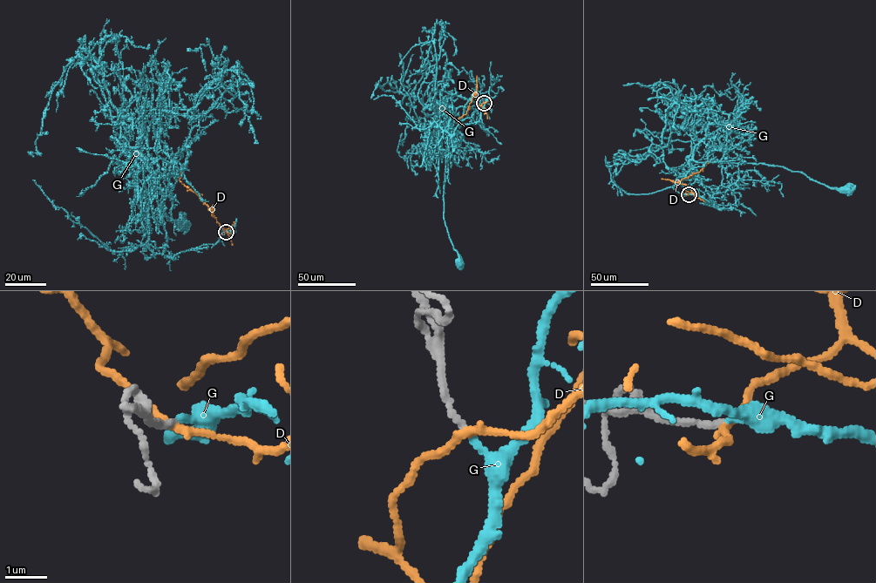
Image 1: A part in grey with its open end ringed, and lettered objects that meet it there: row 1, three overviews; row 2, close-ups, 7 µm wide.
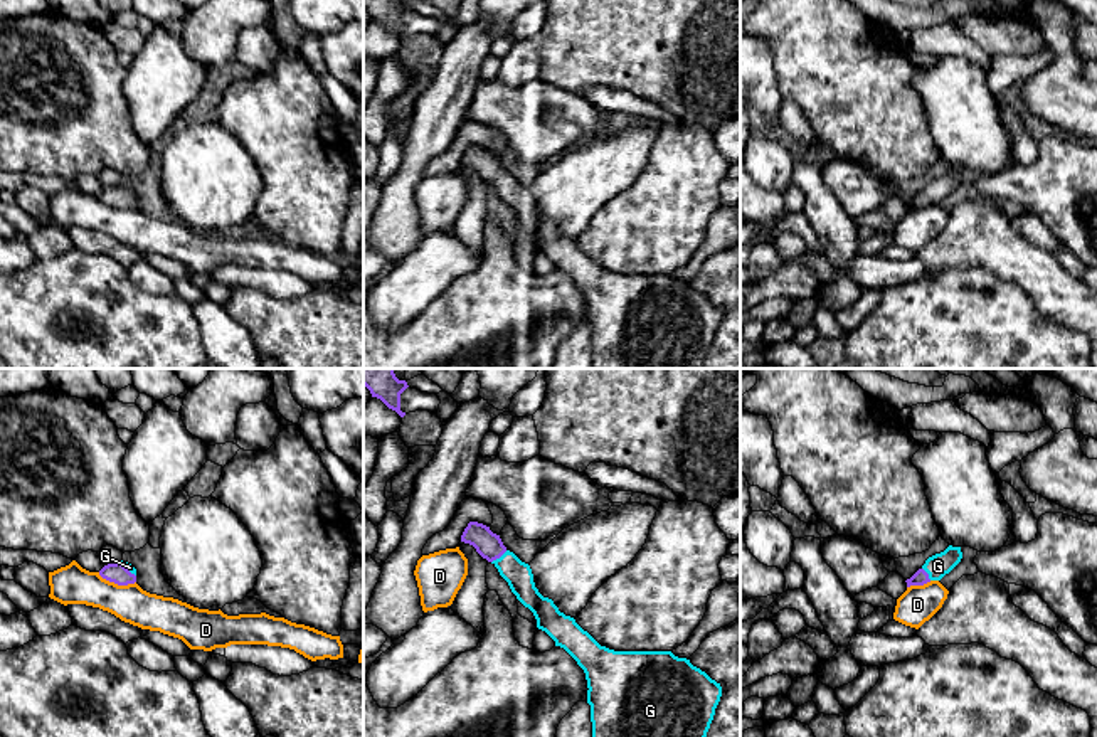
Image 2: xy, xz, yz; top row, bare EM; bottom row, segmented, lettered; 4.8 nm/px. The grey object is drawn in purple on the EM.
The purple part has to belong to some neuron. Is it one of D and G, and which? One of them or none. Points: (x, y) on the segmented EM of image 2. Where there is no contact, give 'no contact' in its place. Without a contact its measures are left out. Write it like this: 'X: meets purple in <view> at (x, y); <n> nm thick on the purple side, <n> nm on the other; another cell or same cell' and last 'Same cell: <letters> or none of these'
D: meets purple in xy at (116, 583); 100 nm thick on the purple side, 190 nm on the other; another cell
G: meets purple in xz at (498, 557); 120 nm thick on the purple side, 130 nm on the other; same cell
Same cell: G

